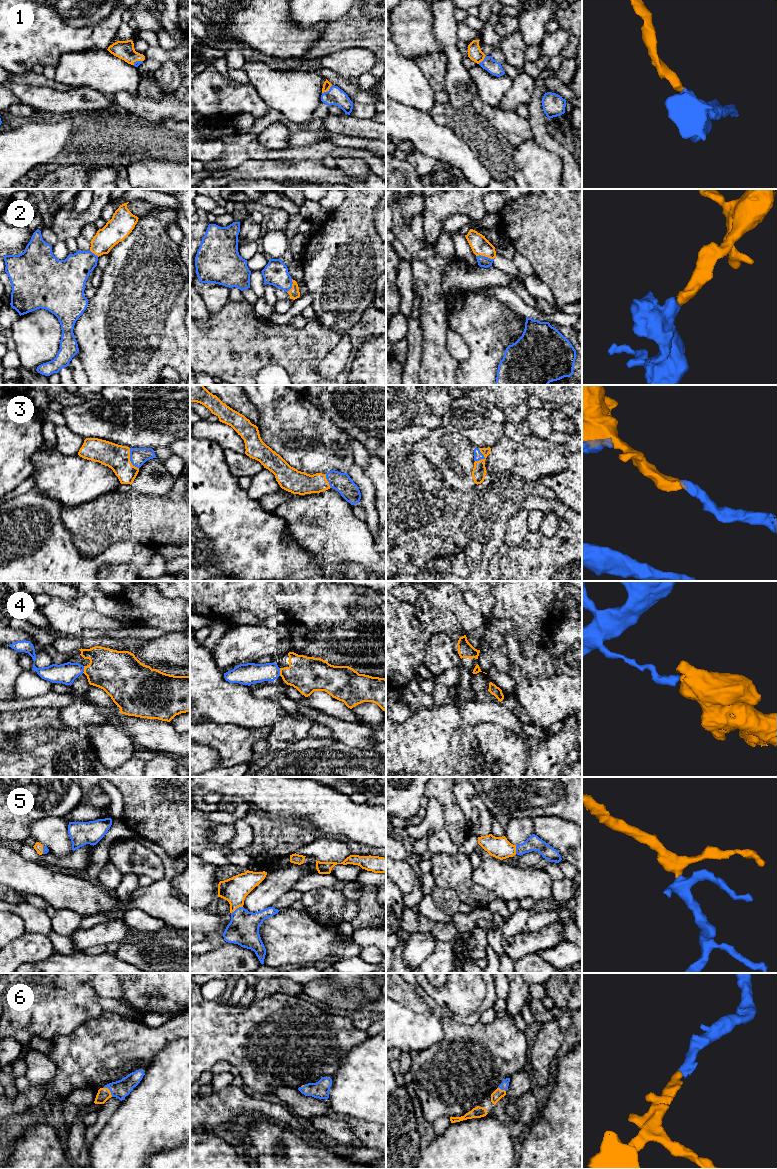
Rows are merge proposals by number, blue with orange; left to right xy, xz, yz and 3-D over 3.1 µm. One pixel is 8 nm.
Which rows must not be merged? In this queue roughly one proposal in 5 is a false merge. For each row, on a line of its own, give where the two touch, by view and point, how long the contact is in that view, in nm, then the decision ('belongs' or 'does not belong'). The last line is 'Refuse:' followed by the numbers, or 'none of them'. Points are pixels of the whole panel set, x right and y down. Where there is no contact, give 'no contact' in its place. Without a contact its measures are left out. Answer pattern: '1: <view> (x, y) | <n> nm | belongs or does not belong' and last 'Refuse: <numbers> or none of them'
1: xz (327, 91) | 110 nm | belongs
2: yz (484, 256) | 150 nm | belongs
3: xy (130, 459) | 180 nm | belongs
4: xz (279, 672) | 60 nm | does not belong
5: xz (236, 909) | 110 nm | belongs
6: xy (109, 1089) | 110 nm | belongs
Refuse: 4

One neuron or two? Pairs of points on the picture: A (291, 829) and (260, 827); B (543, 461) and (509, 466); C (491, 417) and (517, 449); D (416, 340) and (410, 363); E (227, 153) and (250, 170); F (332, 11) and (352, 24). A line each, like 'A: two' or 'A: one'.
A: one
B: one
C: two
D: one
E: two
F: two

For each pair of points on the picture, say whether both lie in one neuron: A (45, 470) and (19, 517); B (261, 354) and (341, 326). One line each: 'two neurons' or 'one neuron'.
A: two neurons
B: two neurons

